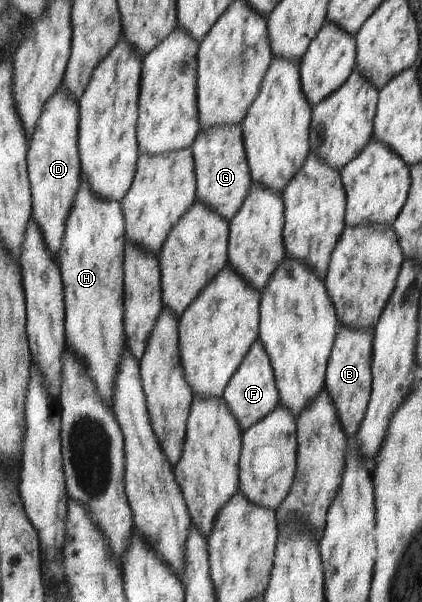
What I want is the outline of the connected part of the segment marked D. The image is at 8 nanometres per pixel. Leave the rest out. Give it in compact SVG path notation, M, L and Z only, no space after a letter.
M62 84L45 105L28 147L28 173L32 184L32 220L40 226L40 231L44 234L44 243L55 257L60 256L66 235L66 224L78 190L83 184L79 134L80 105Z

